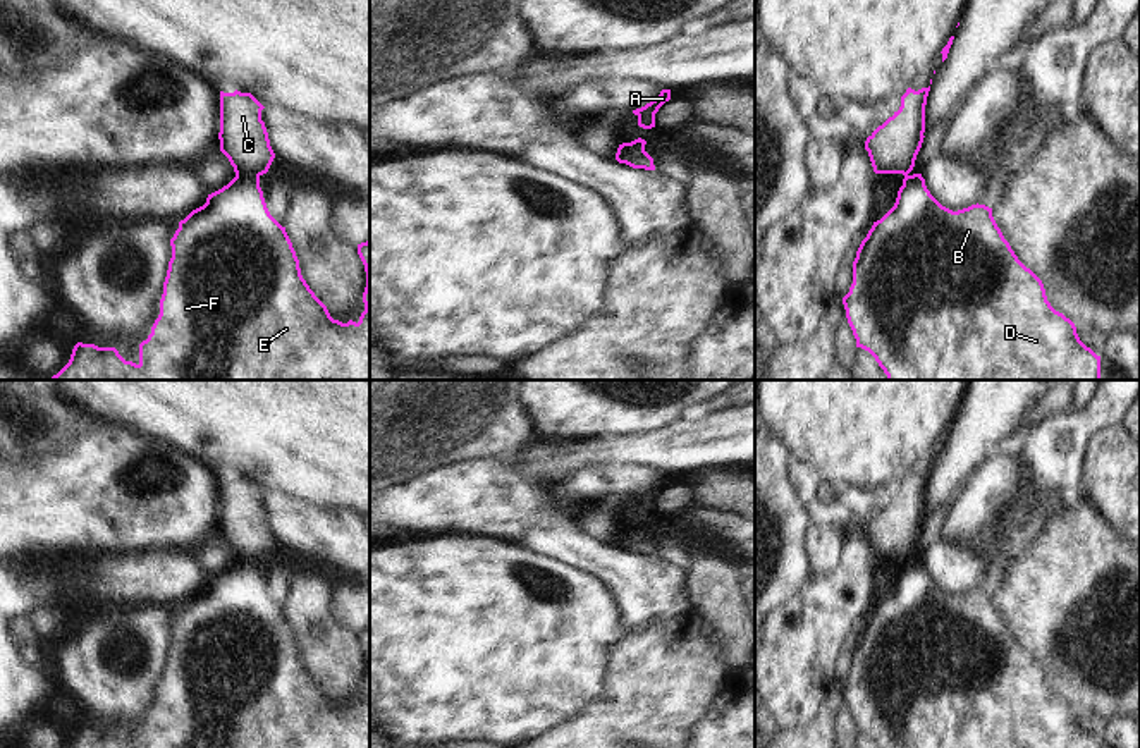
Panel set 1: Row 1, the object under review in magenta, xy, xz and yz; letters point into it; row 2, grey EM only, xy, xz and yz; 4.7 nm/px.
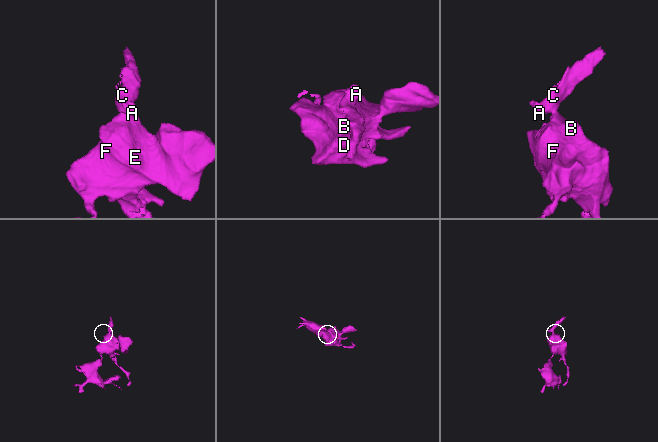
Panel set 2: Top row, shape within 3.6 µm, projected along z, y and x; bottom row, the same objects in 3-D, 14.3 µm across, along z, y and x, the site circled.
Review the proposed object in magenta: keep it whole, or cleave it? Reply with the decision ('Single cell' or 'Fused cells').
Fused cells.

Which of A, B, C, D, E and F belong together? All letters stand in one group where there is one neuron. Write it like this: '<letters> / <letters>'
A C / B D E F

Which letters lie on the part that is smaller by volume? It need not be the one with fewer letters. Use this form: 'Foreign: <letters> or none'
Foreign: A, C

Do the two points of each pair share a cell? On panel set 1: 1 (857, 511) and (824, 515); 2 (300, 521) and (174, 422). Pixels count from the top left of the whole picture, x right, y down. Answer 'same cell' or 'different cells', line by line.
1: same cell
2: different cells

